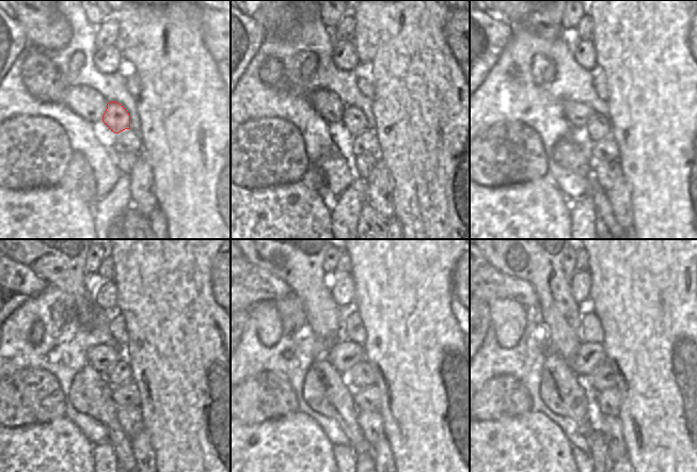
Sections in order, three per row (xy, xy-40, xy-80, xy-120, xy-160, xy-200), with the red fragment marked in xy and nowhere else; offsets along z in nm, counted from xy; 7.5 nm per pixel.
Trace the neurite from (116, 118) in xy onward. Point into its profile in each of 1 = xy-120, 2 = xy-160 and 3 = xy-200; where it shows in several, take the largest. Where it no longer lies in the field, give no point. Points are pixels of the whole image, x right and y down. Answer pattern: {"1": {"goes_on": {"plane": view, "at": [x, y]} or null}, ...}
{"1": {"goes_on": {"plane": "xy-120", "at": [121, 373]}}, "2": {"goes_on": {"plane": "xy-160", "at": [361, 375]}}, "3": {"goes_on": {"plane": "xy-200", "at": [602, 377]}}}

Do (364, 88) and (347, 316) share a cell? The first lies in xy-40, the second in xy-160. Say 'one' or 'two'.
one

